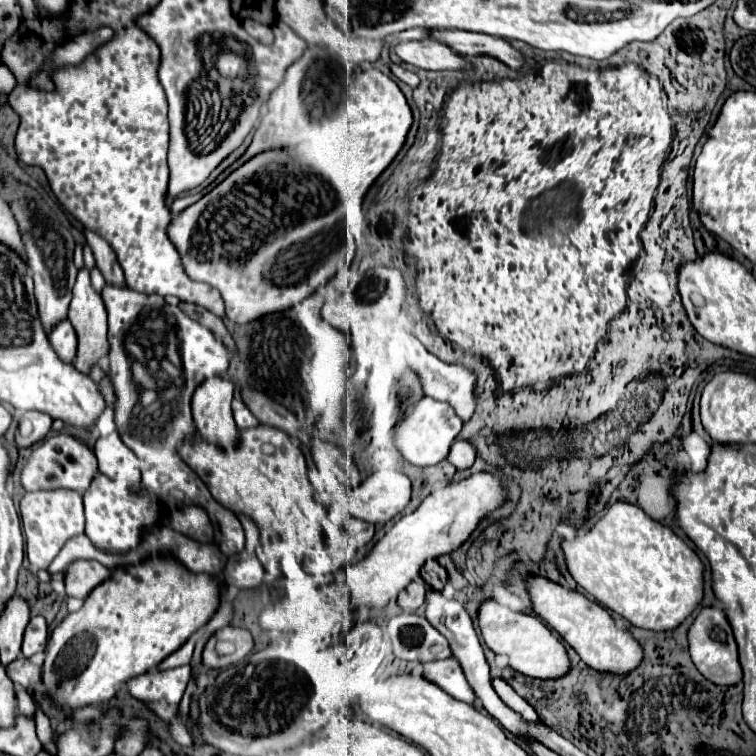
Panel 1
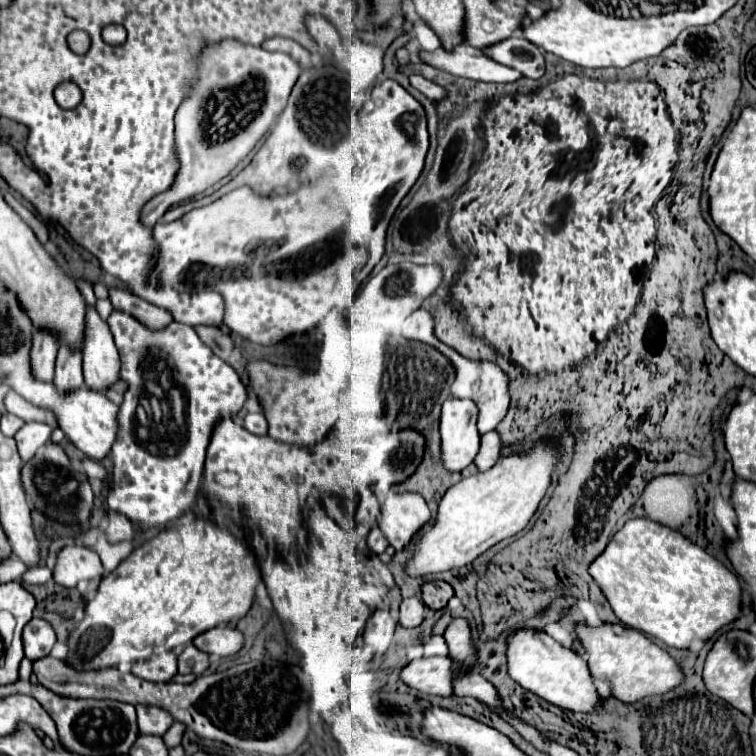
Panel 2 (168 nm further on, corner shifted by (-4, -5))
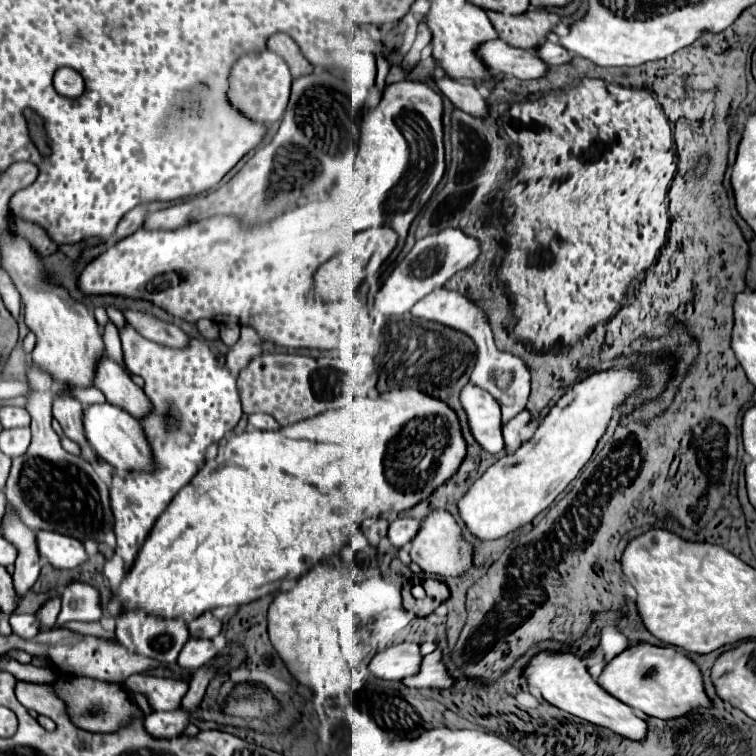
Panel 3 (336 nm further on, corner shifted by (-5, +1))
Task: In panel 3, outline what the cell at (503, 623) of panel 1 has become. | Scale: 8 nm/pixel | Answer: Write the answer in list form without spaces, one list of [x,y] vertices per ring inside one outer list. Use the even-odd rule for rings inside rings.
[[[542,650],[538,654],[534,654],[526,668],[524,668],[524,676],[530,688],[538,690],[540,696],[544,700],[548,700],[550,704],[558,706],[564,712],[570,712],[572,716],[578,716],[586,722],[604,726],[620,736],[632,738],[632,740],[642,740],[648,732],[648,726],[644,722],[644,718],[636,716],[630,706],[622,704],[620,700],[616,700],[614,696],[610,696],[586,670],[584,662],[580,656],[572,654],[572,652],[556,652],[556,650]]]

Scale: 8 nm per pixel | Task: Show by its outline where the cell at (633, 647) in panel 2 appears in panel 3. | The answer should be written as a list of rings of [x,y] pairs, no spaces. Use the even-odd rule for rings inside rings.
[[[650,642],[628,646],[604,666],[598,684],[624,704],[638,708],[648,716],[664,720],[684,716],[692,708],[710,704],[704,694],[702,674],[698,666],[674,646],[654,646]]]

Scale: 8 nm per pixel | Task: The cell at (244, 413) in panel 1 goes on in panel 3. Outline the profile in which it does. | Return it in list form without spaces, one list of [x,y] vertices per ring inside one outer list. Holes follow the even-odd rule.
[[[256,412],[256,414],[250,414],[248,416],[248,424],[256,430],[278,430],[280,424],[270,416],[270,414],[264,414],[264,412]]]

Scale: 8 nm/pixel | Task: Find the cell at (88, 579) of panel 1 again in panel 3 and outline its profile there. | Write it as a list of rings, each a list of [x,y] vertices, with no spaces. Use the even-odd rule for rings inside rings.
[[[36,532],[38,536],[38,550],[54,568],[58,570],[72,570],[88,562],[88,552],[84,544],[72,536],[64,536],[58,532]]]

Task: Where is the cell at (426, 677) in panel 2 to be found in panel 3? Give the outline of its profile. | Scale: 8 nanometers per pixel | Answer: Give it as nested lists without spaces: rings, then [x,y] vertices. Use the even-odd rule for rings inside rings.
[[[396,644],[386,648],[384,652],[378,652],[370,662],[370,672],[382,680],[404,680],[408,676],[418,674],[418,668],[422,664],[420,644]]]

